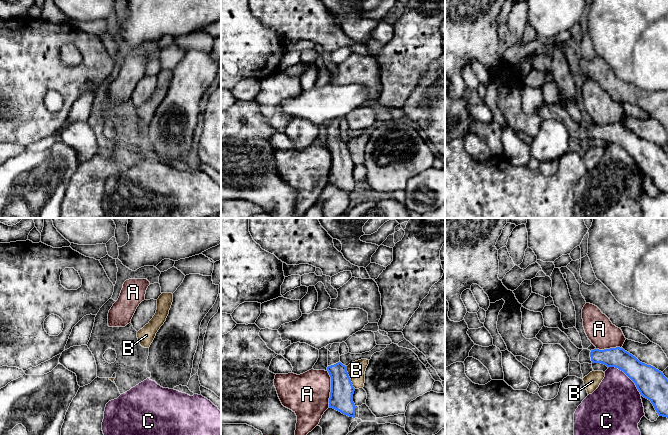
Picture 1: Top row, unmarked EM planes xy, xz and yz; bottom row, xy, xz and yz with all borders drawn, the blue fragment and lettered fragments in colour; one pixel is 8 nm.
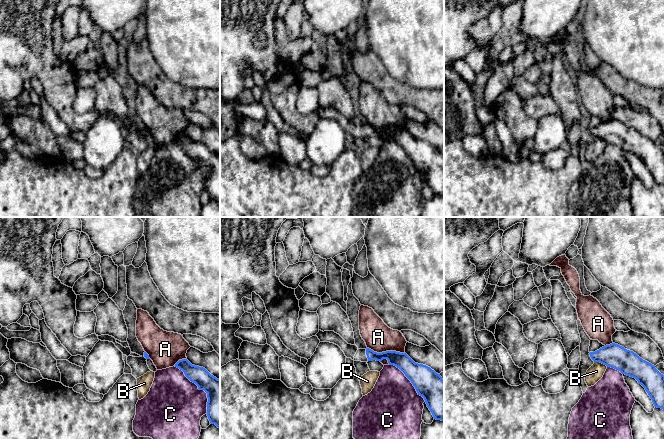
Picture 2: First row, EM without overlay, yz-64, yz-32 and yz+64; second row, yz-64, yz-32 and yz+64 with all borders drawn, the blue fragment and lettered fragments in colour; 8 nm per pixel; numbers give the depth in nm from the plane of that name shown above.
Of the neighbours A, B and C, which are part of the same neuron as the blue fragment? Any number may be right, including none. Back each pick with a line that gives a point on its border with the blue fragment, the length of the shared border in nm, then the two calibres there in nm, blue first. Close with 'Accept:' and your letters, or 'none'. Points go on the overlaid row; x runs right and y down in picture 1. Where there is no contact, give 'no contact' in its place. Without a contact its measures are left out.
Accept: none

